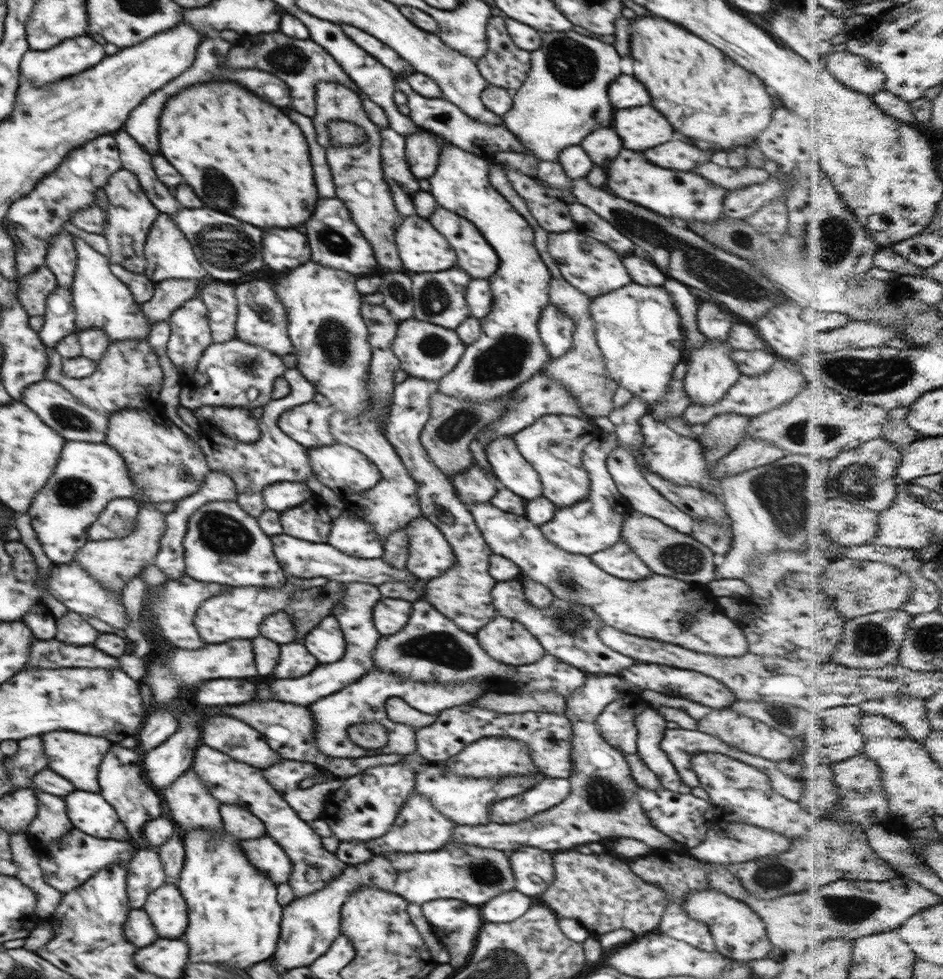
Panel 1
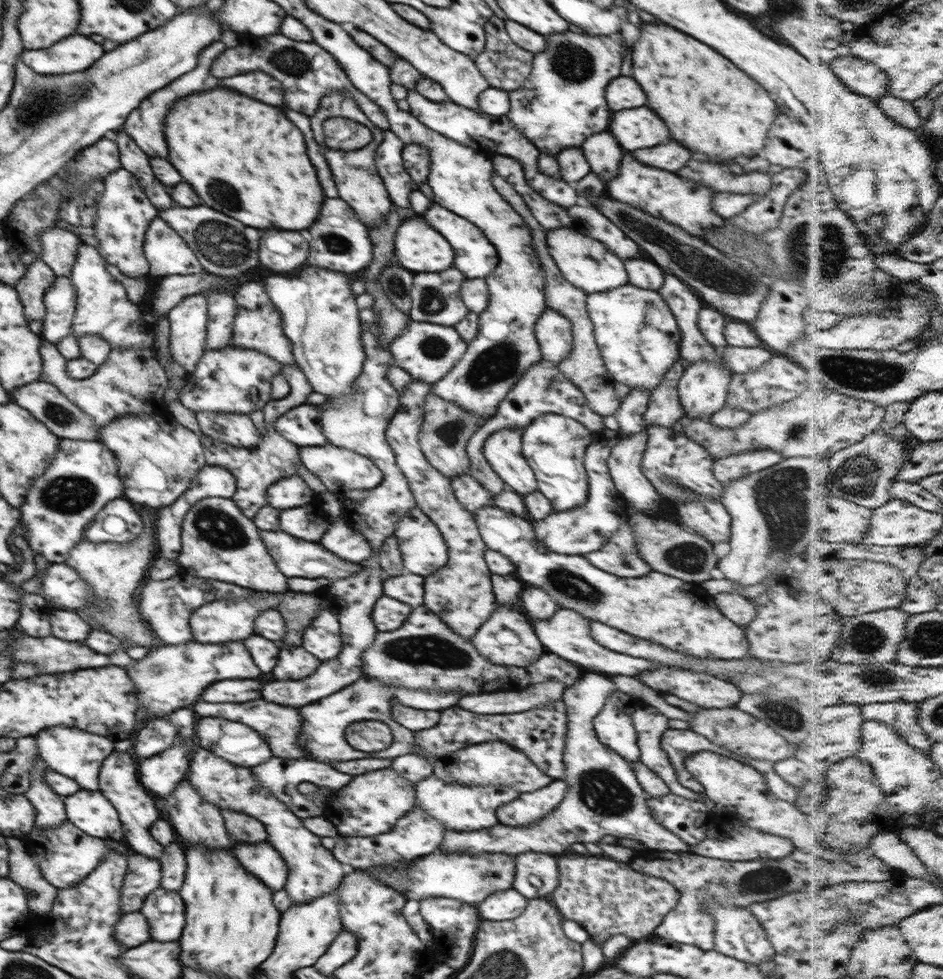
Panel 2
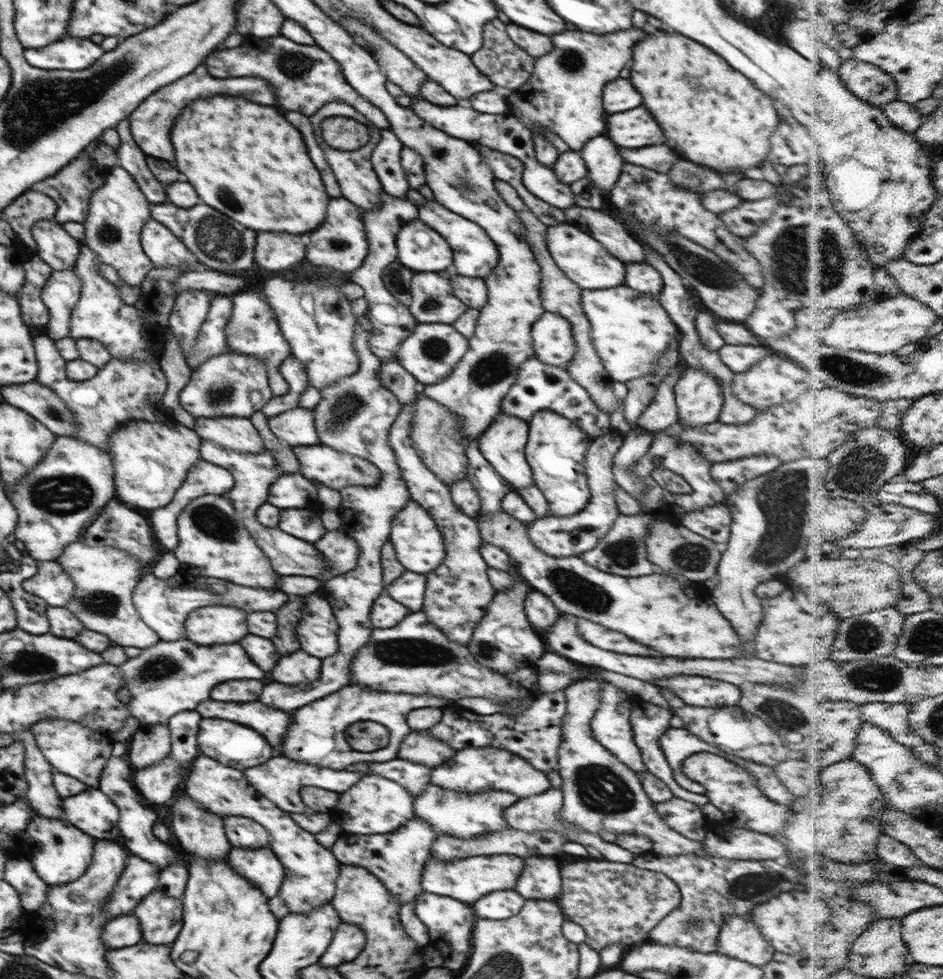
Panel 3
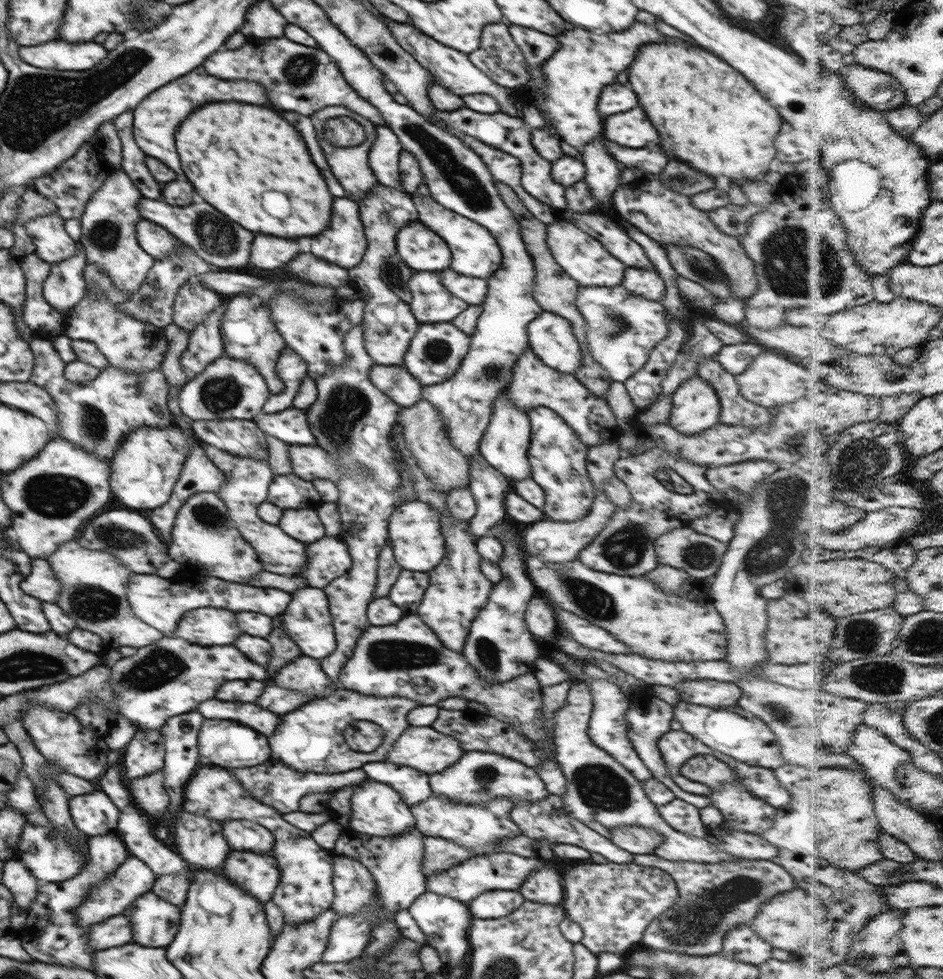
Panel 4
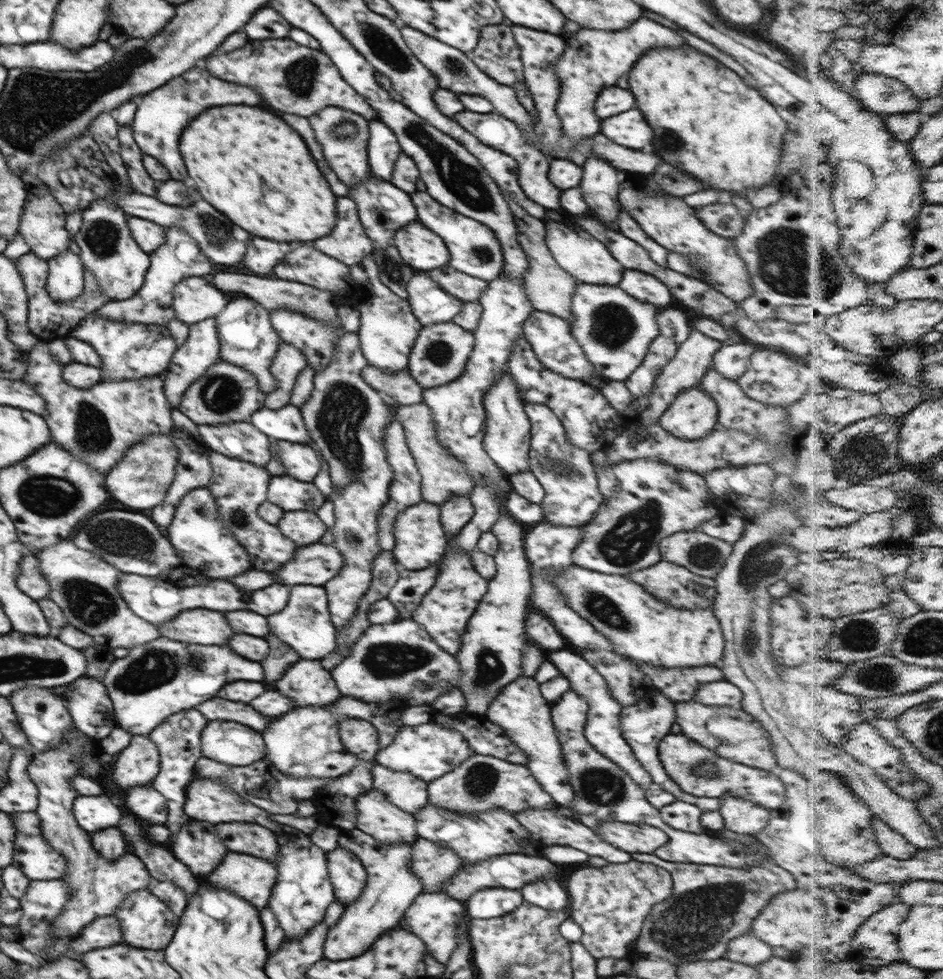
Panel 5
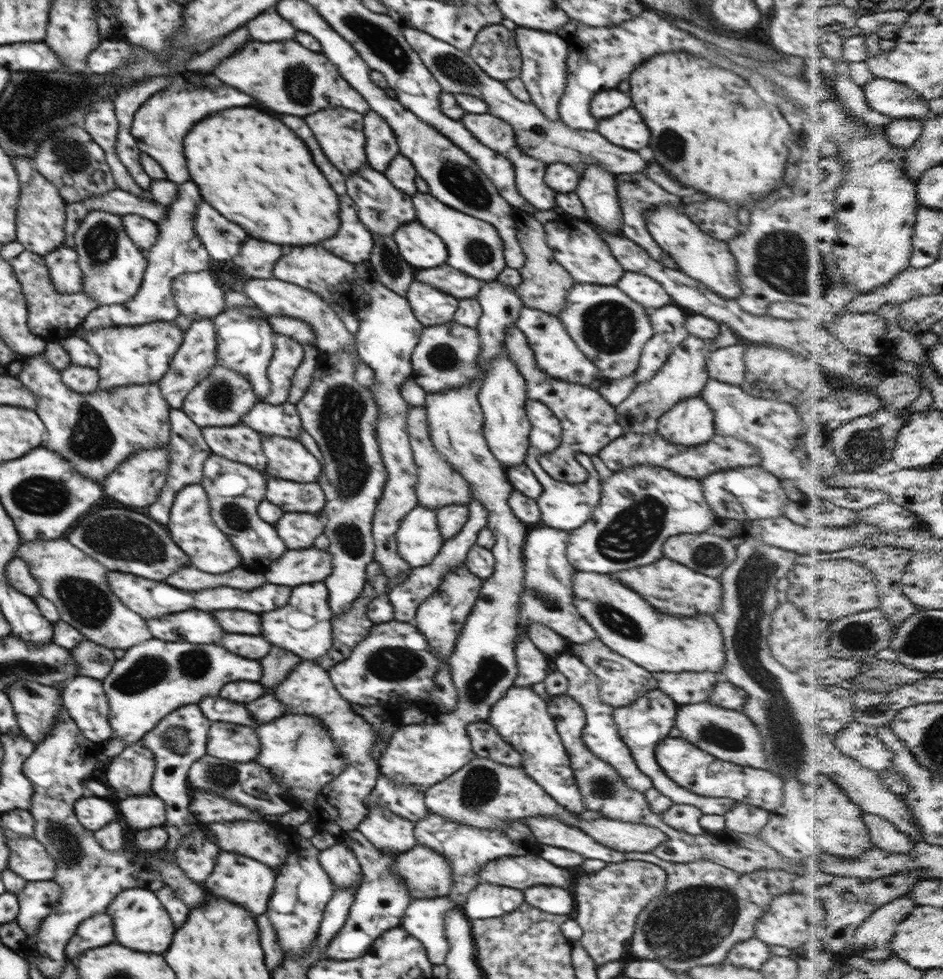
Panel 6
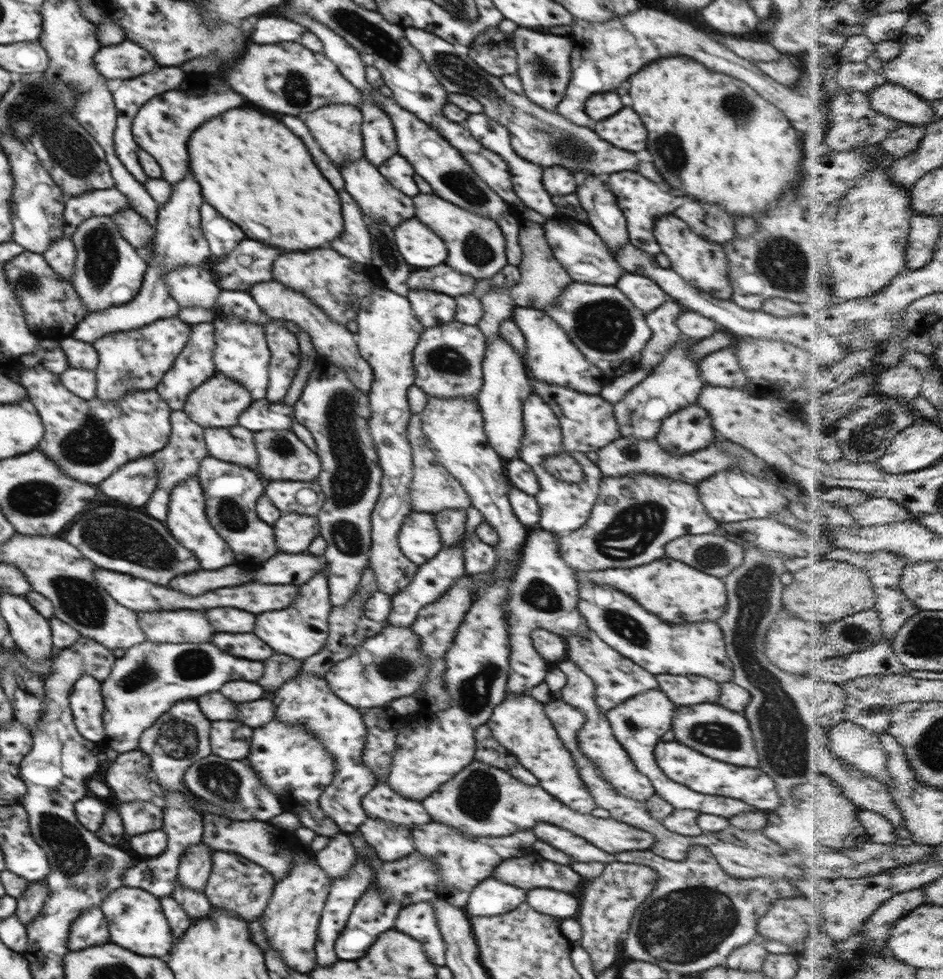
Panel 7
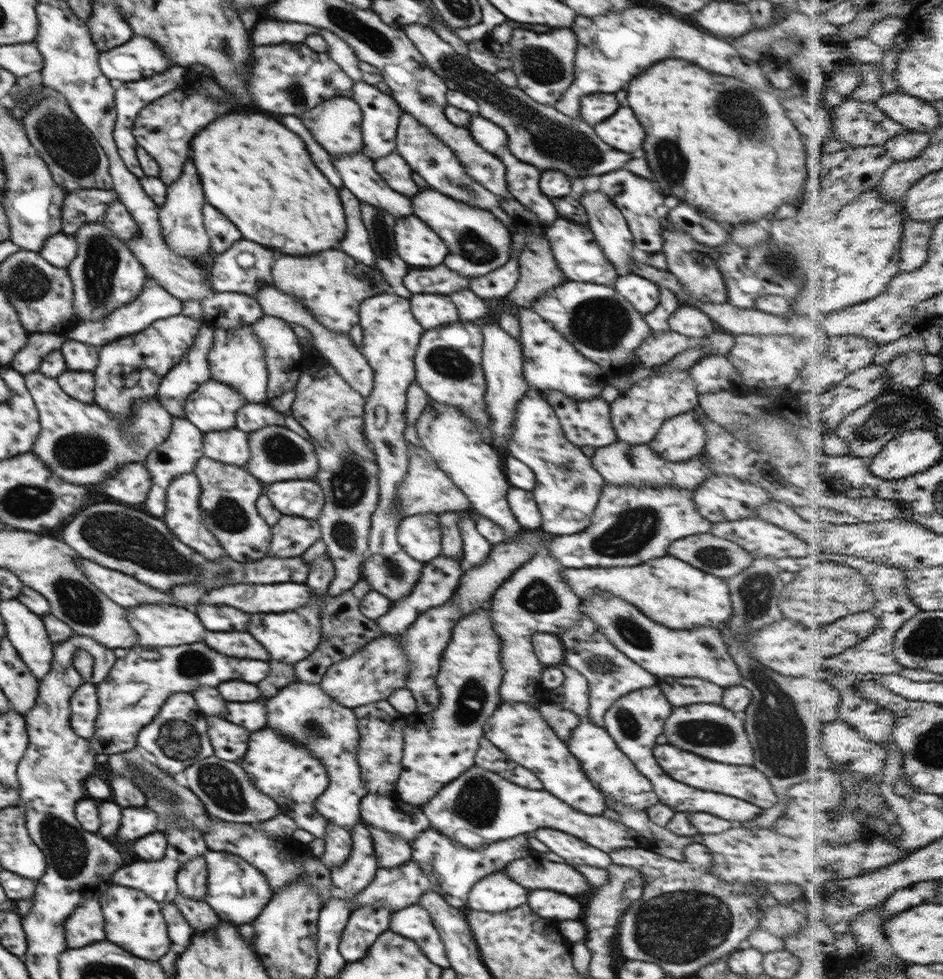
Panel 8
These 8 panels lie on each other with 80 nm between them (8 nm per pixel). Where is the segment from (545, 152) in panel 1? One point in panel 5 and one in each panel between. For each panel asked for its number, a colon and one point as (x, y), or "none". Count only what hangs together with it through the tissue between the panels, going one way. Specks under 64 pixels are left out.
2: (568, 79)
3: (564, 93)
4: (574, 76)
5: (593, 59)

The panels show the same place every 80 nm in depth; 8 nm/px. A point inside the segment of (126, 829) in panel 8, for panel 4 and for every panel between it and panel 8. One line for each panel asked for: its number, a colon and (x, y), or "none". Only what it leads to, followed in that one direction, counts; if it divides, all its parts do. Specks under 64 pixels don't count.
4: (148, 792)
5: (145, 802)
6: (140, 812)
7: (139, 817)

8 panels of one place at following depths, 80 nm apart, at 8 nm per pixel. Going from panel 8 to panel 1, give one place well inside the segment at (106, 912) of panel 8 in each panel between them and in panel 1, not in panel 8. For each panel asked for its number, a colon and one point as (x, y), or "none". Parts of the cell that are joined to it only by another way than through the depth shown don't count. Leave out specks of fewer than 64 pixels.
1: (166, 907)
2: (164, 910)
3: (160, 917)
4: (155, 922)
5: (147, 922)
6: (141, 922)
7: (136, 922)

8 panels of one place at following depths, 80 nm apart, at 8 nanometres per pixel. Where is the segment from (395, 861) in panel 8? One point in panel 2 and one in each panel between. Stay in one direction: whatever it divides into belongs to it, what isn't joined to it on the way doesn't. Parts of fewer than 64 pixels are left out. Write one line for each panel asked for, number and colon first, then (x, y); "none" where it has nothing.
2: (371, 804)
3: (375, 805)
4: (378, 810)
5: (378, 817)
6: (388, 832)
7: (391, 842)

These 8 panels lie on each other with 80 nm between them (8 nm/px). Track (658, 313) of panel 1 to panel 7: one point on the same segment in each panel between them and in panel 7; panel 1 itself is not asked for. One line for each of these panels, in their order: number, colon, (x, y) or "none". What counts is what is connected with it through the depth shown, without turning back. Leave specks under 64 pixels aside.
2: (638, 337)
3: (629, 331)
4: (622, 328)
5: (614, 329)
6: (608, 327)
7: (609, 330)

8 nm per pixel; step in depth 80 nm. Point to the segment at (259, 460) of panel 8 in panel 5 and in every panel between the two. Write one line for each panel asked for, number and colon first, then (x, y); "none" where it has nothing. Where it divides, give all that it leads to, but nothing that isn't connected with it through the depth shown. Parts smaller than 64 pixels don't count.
5: (300, 461)
6: (287, 458)
7: (281, 455)

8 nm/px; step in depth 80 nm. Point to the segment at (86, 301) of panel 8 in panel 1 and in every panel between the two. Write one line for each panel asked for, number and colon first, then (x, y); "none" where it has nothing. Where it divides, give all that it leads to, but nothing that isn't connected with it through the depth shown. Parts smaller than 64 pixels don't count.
1: (130, 213)
2: (123, 212)
3: (118, 209)
4: (108, 239)
5: (104, 243)
6: (112, 266)
7: (108, 272)

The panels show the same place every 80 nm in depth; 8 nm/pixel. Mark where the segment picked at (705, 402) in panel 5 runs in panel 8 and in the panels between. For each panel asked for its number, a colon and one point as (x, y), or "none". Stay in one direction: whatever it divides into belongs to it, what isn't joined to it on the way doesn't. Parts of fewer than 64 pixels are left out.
6: (690, 422)
7: (689, 429)
8: (682, 437)

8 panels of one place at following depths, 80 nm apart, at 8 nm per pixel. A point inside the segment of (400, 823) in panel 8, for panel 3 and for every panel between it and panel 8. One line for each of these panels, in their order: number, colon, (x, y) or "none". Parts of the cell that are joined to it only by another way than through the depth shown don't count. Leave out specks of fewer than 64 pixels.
3: (413, 777)
4: (413, 786)
5: (409, 793)
6: (407, 802)
7: (381, 802)

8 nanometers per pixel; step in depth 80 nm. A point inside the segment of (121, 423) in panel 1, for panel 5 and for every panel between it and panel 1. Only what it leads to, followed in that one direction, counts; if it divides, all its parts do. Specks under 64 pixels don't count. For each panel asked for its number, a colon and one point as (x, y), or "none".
2: (157, 461)
3: (151, 460)
4: (145, 468)
5: (139, 480)

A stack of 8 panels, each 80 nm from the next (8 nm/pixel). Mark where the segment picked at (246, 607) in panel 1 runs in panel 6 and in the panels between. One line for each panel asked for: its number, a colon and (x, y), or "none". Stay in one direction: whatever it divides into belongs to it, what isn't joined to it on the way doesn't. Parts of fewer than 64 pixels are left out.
2: (217, 622)
3: (216, 624)
4: (204, 626)
5: (200, 626)
6: (197, 627)

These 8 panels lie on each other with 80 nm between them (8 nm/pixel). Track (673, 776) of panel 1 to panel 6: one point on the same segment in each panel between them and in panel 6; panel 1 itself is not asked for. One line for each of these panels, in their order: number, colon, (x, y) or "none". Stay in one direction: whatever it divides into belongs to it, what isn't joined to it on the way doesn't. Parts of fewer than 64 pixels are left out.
2: (650, 724)
3: (649, 722)
4: (648, 721)
5: (644, 724)
6: (641, 725)

